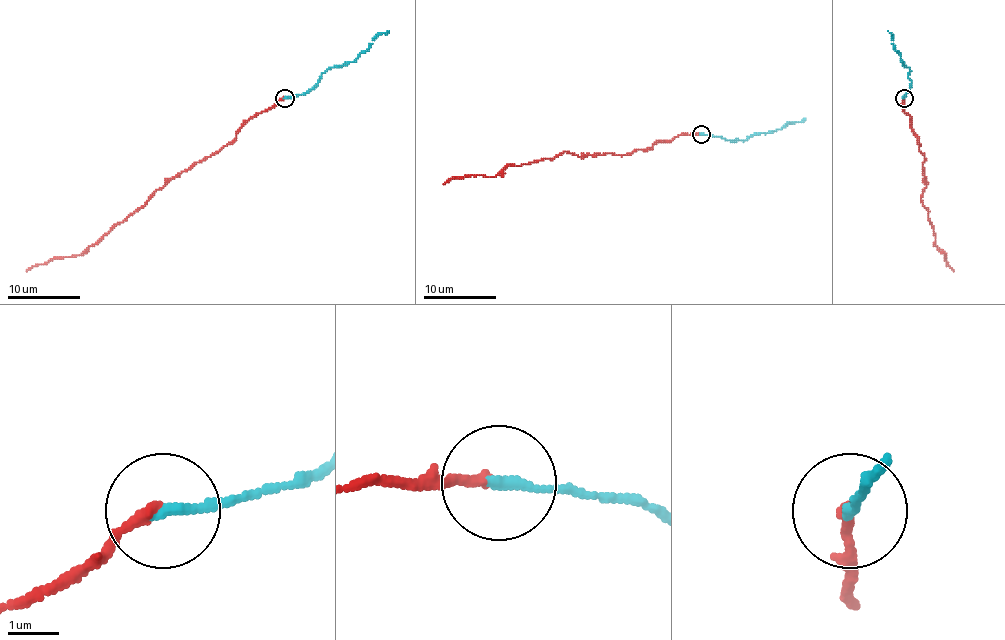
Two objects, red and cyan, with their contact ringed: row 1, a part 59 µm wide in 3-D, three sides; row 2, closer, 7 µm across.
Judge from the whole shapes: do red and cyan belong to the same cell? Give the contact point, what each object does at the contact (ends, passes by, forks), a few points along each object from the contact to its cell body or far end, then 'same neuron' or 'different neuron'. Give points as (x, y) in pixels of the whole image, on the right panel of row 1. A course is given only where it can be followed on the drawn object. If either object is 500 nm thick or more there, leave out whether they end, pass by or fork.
place (904, 98); red ends; cyan ends; course red (904, 98), (904, 111), (924, 156), (926, 186), (920, 202), (928, 209), (935, 244), (953, 271); course cyan (904, 98), (911, 82), (908, 74), (910, 69), (902, 62), (891, 40), (891, 33), (888, 31); same neuron

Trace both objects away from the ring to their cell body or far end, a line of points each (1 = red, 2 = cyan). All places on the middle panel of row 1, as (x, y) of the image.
1: (700, 135), (678, 135), (625, 155), (579, 156), (563, 151), (510, 166), (496, 176), (470, 175), (443, 184)
2: (701, 135), (721, 136), (734, 142), (805, 118)

